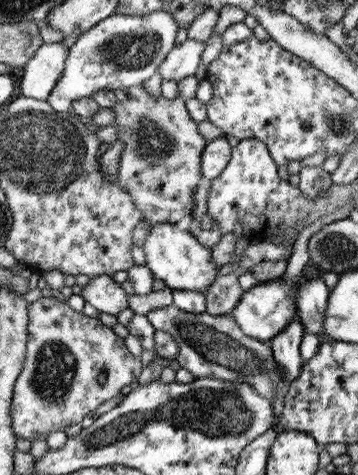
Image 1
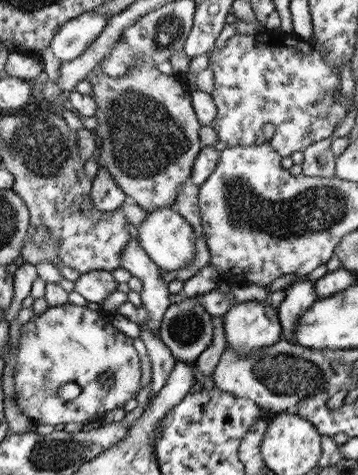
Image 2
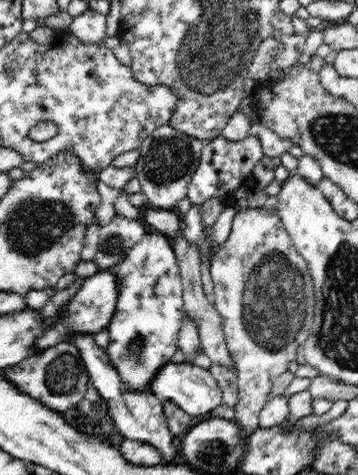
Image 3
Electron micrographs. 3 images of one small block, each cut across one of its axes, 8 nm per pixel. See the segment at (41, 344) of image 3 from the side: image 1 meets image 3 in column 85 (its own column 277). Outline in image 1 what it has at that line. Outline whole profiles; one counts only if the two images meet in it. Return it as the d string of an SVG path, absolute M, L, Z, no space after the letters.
M273 280L273 282L267 282L267 284L257 284L253 286L251 290L243 292L243 296L239 298L237 306L233 308L233 312L229 314L233 318L233 322L239 326L239 330L249 336L249 338L255 338L259 342L265 342L265 340L271 340L273 336L277 336L291 320L293 316L297 314L297 306L295 306L295 298L297 298L297 288L289 288L289 286L283 286L283 282L279 280Z

